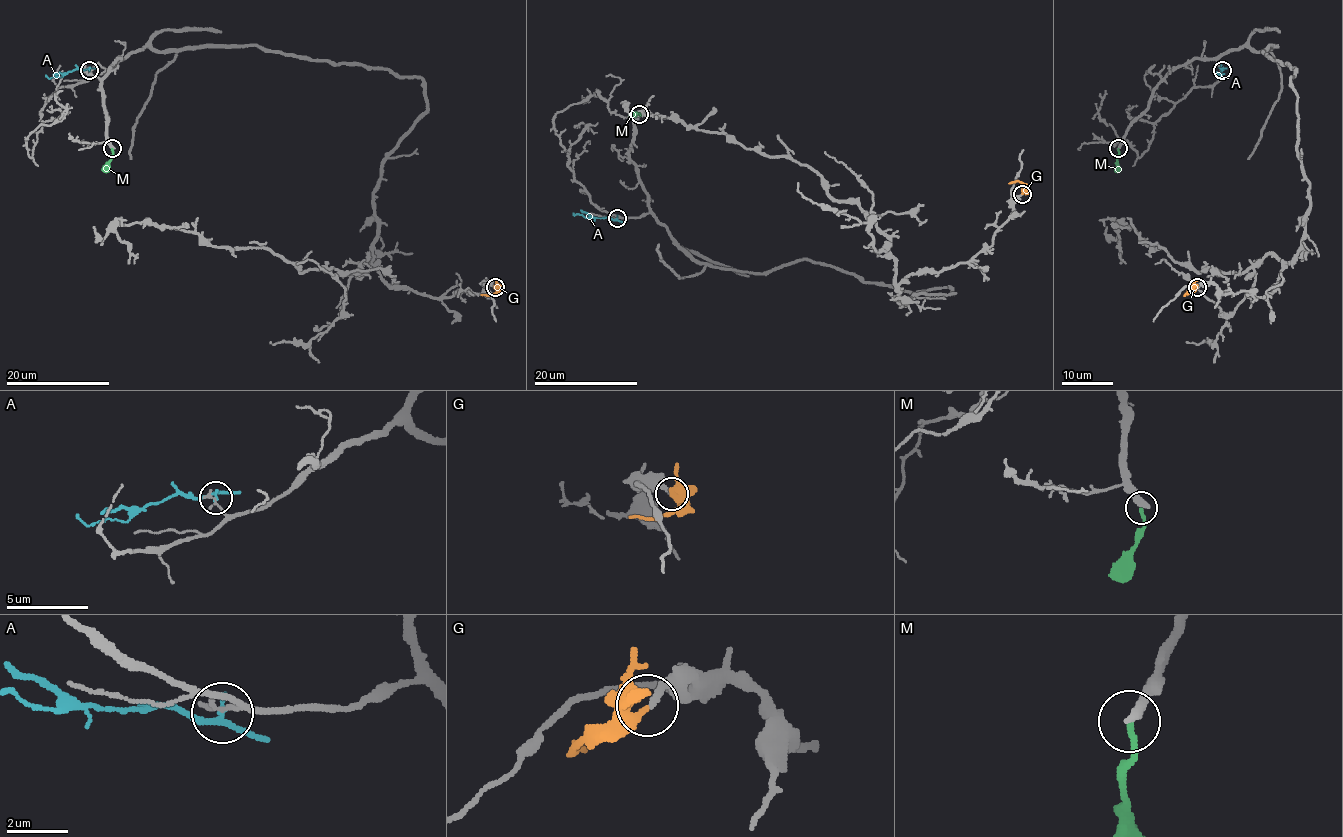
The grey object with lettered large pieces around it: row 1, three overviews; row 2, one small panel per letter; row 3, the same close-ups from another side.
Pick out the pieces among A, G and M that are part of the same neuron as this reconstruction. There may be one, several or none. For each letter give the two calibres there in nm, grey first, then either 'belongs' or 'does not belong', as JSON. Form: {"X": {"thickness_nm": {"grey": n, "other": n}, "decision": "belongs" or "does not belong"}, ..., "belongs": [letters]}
{"A": {"thickness_nm": {"grey": 180, "other": 160}, "decision": "does not belong"}, "G": {"thickness_nm": {"grey": 200, "other": 320}, "decision": "belongs"}, "M": {"thickness_nm": {"grey": 360, "other": 180}, "decision": "does not belong"}, "belongs": ["G"]}

